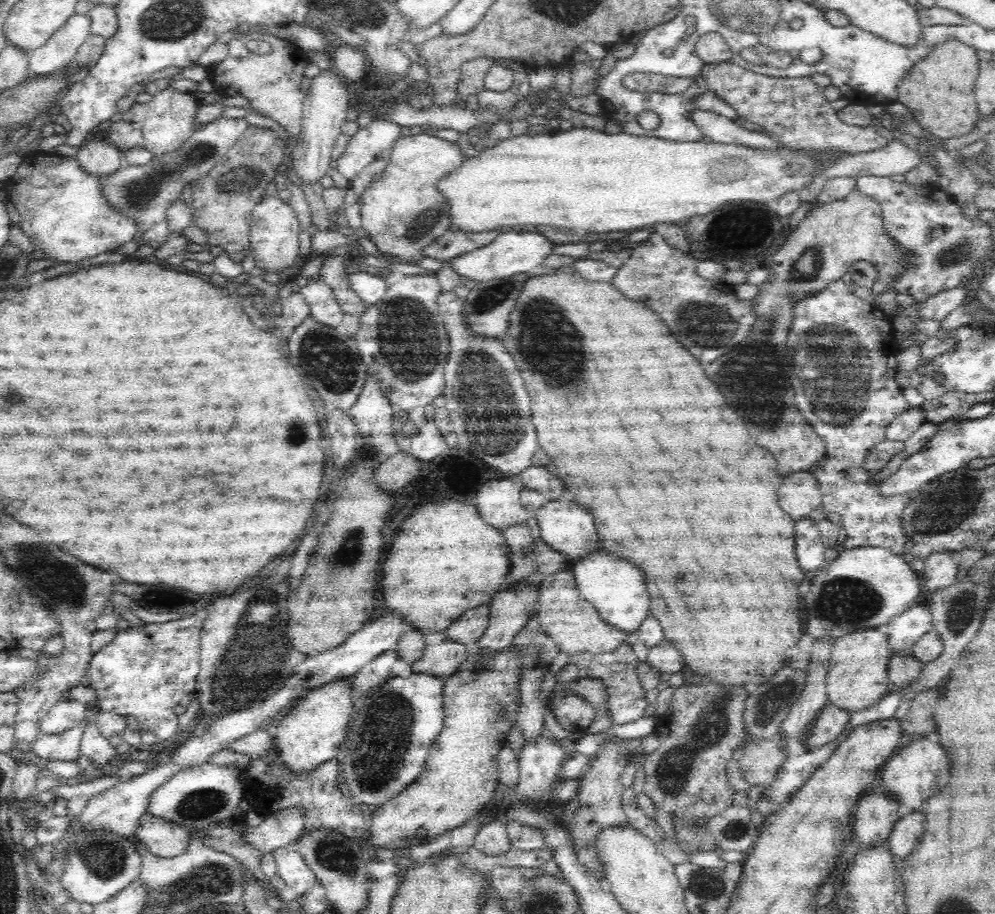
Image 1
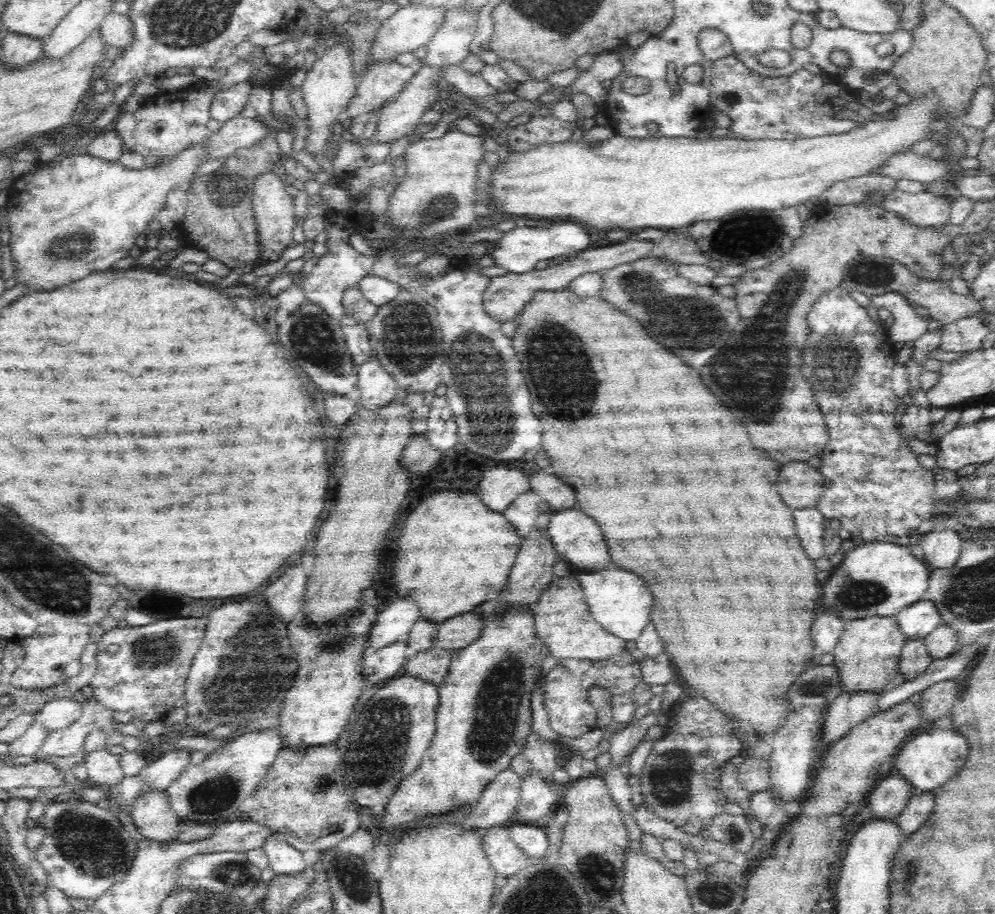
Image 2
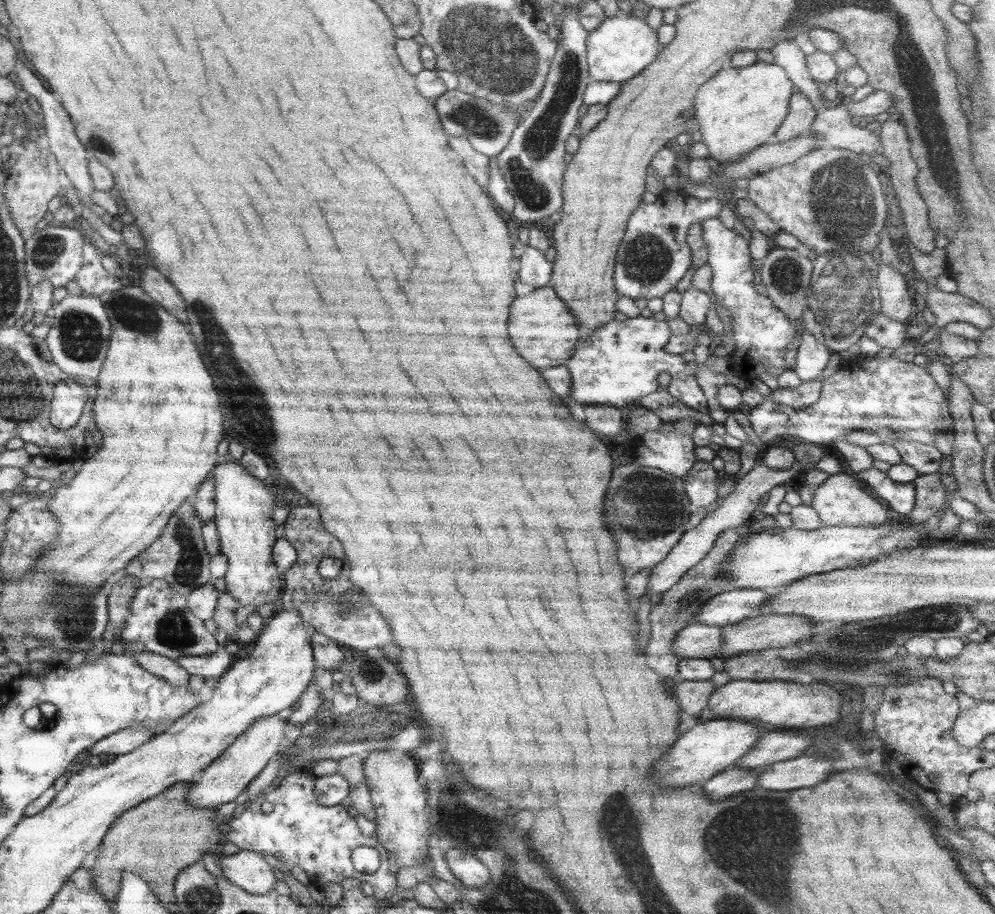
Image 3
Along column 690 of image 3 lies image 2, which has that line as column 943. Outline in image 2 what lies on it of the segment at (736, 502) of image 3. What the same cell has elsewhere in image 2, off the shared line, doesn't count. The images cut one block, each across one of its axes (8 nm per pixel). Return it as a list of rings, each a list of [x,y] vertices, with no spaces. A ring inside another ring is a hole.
[[[948,527],[932,528],[923,534],[919,545],[923,550],[923,558],[931,569],[952,566],[960,554],[963,539],[957,531]]]

